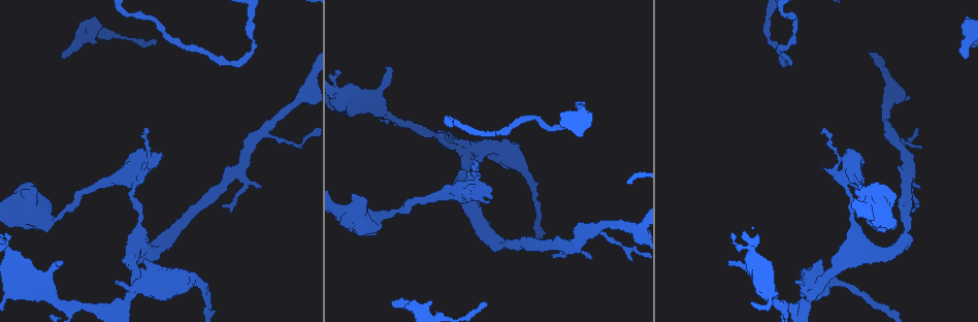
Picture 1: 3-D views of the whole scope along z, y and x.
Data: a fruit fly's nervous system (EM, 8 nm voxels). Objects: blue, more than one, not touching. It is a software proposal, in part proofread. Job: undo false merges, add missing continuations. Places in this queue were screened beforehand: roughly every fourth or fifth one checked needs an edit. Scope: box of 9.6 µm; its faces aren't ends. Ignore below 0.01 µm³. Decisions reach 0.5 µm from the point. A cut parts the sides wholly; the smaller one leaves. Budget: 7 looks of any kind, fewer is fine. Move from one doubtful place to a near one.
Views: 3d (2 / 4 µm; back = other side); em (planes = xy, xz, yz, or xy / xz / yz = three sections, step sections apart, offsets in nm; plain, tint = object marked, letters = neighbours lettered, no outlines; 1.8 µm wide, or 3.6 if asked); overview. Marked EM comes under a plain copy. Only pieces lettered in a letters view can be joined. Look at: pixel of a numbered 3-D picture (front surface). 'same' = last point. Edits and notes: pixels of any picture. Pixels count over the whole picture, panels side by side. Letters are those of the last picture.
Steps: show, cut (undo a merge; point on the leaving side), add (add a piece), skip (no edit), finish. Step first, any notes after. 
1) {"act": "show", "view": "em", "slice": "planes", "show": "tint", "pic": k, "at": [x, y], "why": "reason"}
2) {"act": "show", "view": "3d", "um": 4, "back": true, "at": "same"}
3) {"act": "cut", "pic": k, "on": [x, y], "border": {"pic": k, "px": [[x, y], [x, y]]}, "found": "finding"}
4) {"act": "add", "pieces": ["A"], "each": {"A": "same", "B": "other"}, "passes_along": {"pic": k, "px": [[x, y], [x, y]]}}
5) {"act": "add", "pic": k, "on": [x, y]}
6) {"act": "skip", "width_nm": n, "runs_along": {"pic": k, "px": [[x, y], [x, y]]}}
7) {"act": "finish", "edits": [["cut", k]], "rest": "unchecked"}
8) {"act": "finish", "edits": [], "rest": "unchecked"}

{"act": "show", "view": "em", "slice": "planes", "show": "tint", "pic": 1, "at": [487, 303], "why": "branch stops here"}

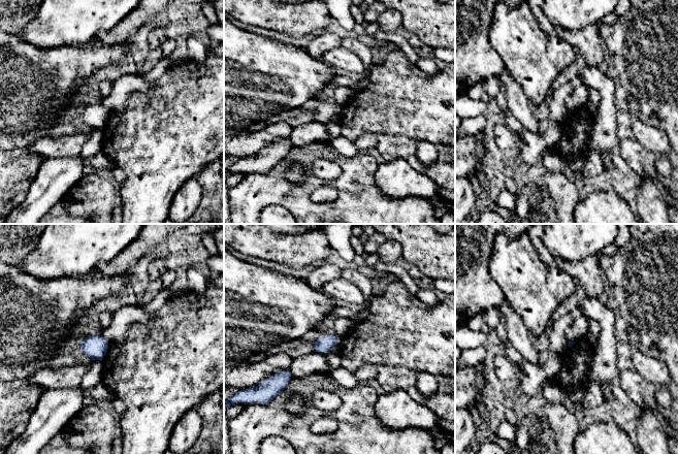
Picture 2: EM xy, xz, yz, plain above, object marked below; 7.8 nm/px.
{"act": "show", "view": "em", "slice": "planes", "show": "letters", "at": "same", "why": "see the neighbours"}

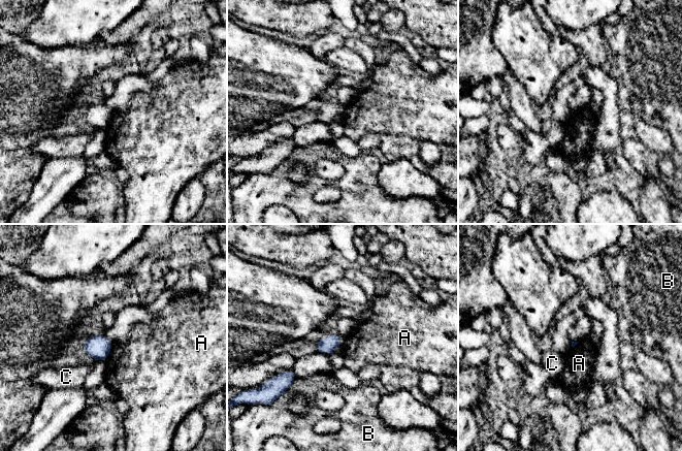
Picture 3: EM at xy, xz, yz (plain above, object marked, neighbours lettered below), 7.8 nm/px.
{"act": "skip", "each": {"A": "other", "B": "other", "C": "other"}, "border": {"pic": 3, "px": [[112, 343], [109, 354], [104, 360]]}, "found": "none of them fits"}

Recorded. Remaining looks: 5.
{"act": "show", "view": "3d", "um": 4, "pic": 1, "at": [61, 57], "why": "branch stops here"}

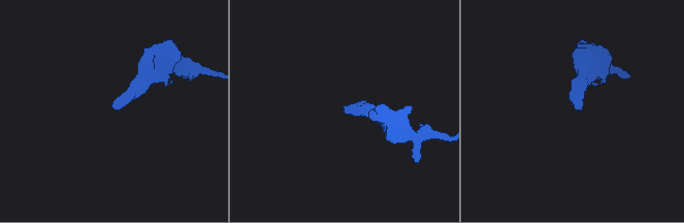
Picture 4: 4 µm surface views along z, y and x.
{"act": "show", "view": "em", "slice": "xz", "step": 16, "show": "tint", "pic": 4, "at": [575, 107], "why": "shape alone is not enough"}

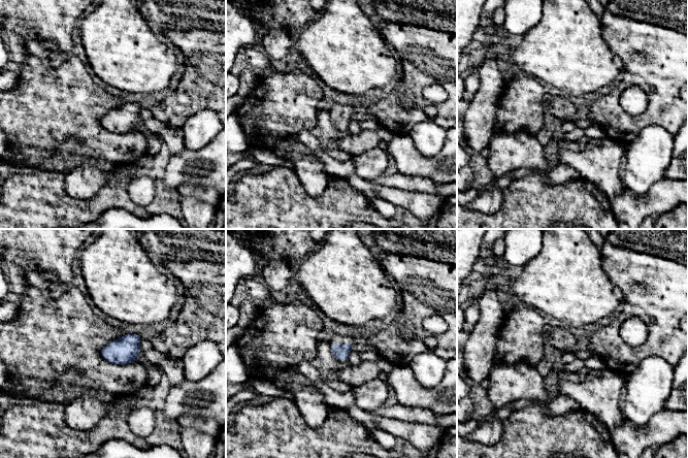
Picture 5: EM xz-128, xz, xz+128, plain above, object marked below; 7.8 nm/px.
{"act": "show", "view": "em", "slice": "planes", "show": "letters", "at": "same", "why": "another direction"}

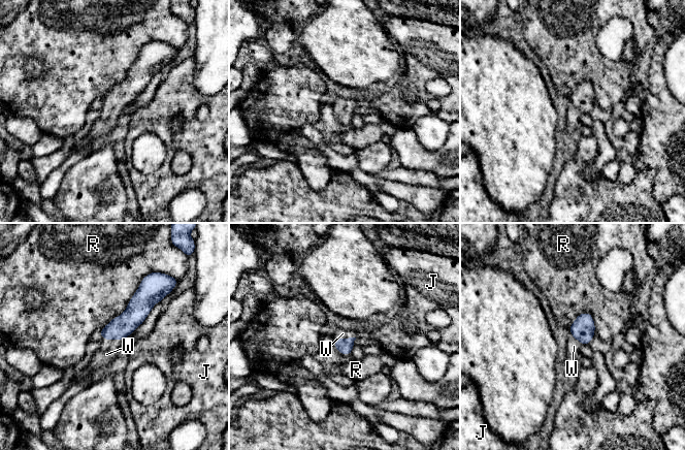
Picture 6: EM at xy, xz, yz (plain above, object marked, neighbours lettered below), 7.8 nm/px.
{"act": "add", "pieces": ["W"], "each": {"J": "other", "R": "other", "W": "same"}, "passes_along": {"pic": 6, "px": [[344, 346], [344, 339], [343, 333]]}, "found": "the neuron continues"}

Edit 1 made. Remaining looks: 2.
{"act": "finish", "edits": [["add", 6]], "rest": "unchecked"}

